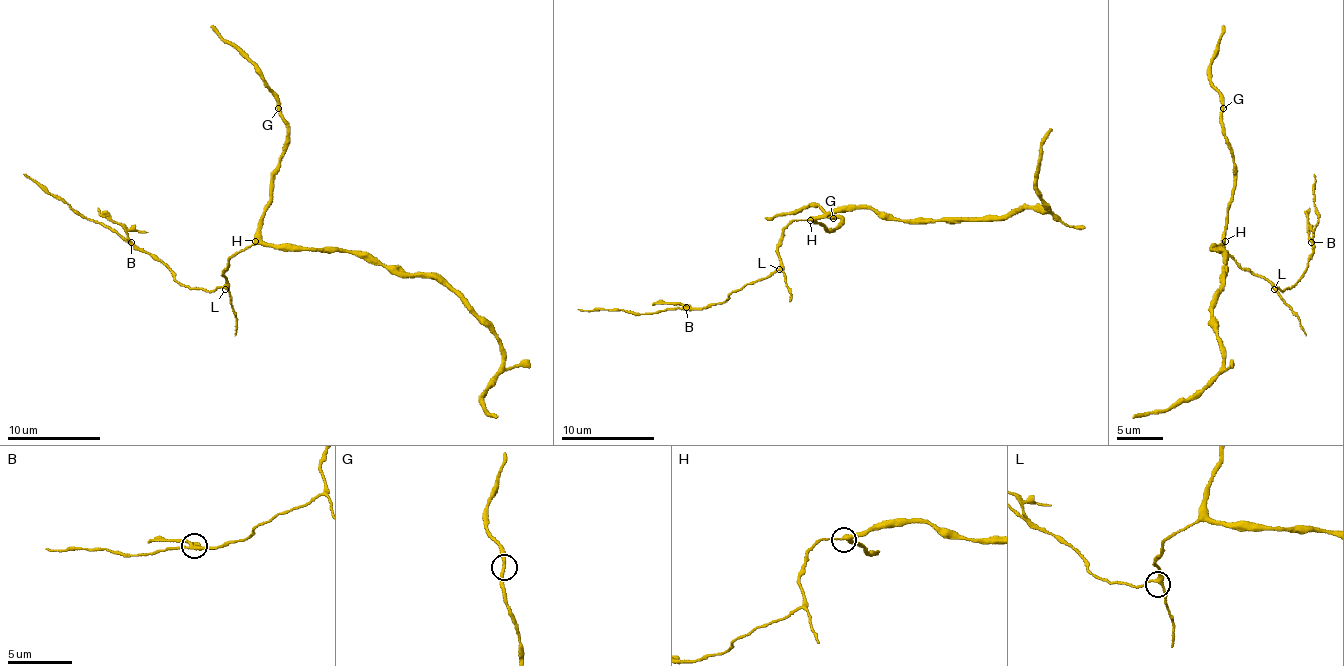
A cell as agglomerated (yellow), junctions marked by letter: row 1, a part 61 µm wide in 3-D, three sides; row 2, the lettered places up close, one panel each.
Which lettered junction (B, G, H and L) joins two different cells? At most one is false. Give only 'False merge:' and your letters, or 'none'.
False merge: B

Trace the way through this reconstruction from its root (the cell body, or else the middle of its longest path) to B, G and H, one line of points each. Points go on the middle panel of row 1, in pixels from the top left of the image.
B: (851, 211), (793, 220), (779, 239), (775, 271), (742, 285), (724, 302), (686, 306)
G: (851, 211), (828, 211), (814, 220), (826, 230), (833, 230), (842, 220), (833, 218)
H: (851, 211), (828, 211), (810, 220)

